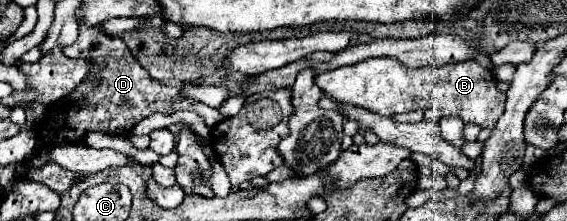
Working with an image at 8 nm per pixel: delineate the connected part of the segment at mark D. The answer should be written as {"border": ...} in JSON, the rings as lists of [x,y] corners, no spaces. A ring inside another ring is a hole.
{"border":[[[79,23],[79,37],[73,45],[65,47],[63,53],[67,57],[83,57],[91,59],[91,71],[99,71],[101,83],[95,89],[91,97],[77,99],[71,109],[73,111],[63,111],[55,113],[47,119],[45,125],[39,127],[39,135],[47,145],[63,145],[63,143],[75,143],[81,141],[87,131],[101,131],[101,133],[111,133],[111,135],[125,135],[133,125],[137,125],[143,117],[153,115],[153,113],[169,113],[173,111],[173,101],[175,101],[175,111],[185,109],[185,111],[195,111],[201,115],[209,127],[215,127],[217,123],[223,121],[223,115],[219,109],[211,109],[199,101],[193,99],[181,99],[177,95],[177,87],[173,85],[161,85],[155,79],[149,77],[149,73],[135,61],[127,45],[123,43],[121,37],[109,35],[103,31],[101,25],[89,27],[85,23]]]}

